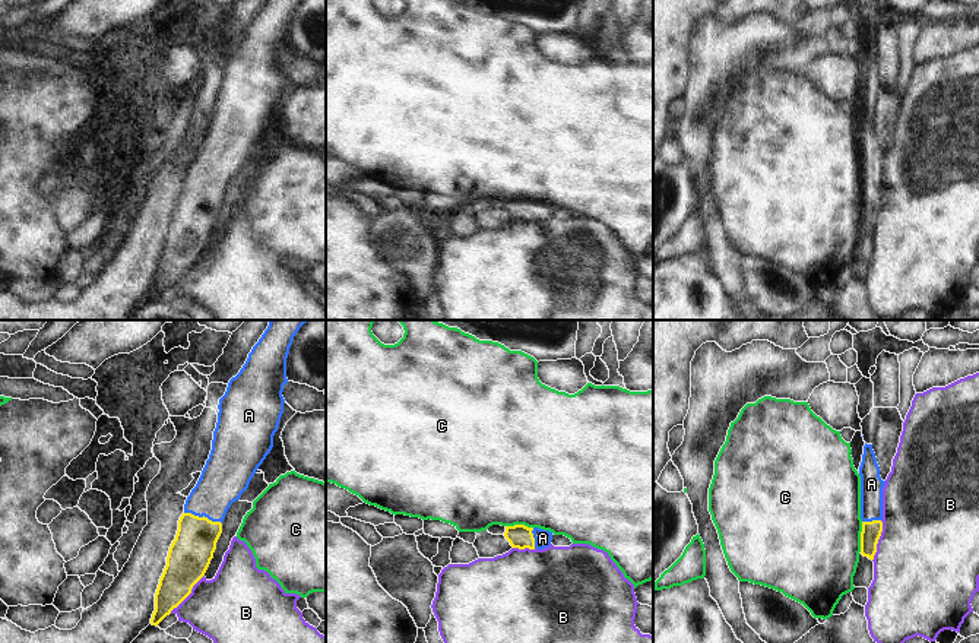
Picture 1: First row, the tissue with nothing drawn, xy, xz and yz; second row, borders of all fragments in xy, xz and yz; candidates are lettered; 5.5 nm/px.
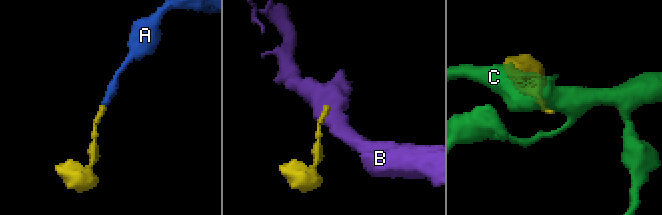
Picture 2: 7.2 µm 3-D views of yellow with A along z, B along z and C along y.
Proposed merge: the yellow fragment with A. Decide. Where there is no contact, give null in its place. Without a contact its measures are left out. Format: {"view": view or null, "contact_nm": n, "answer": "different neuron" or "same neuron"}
{"view": "xy", "contact_nm": 220, "answer": "same neuron"}

